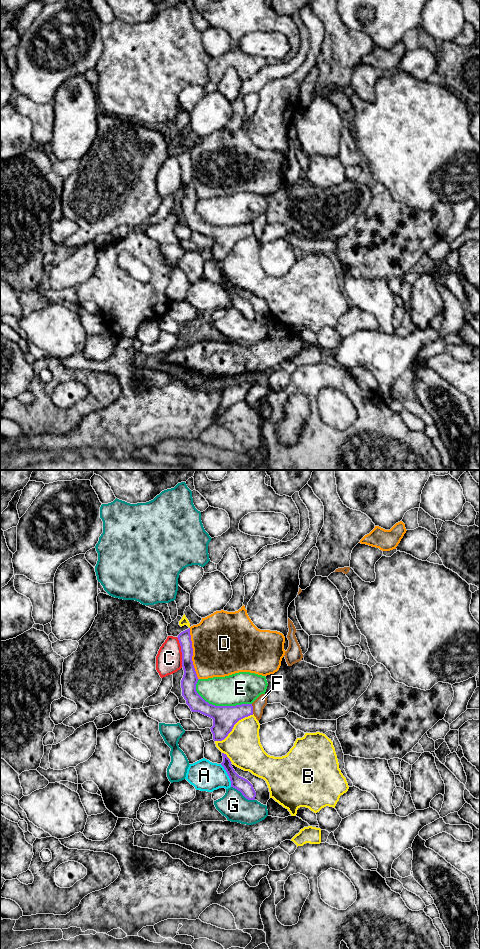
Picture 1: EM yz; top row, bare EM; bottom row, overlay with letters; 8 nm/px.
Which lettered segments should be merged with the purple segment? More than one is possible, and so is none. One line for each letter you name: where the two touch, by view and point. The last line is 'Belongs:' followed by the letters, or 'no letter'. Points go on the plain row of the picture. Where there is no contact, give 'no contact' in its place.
Belongs: no letter

